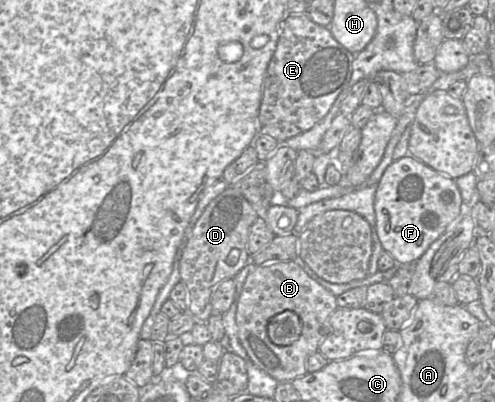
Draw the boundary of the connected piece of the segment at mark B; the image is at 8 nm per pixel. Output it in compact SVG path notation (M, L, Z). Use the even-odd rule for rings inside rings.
M285 261L257 266L246 277L242 291L237 299L235 320L238 327L238 338L255 366L278 382L291 382L307 373L306 361L310 355L318 352L320 341L324 335L324 325L337 308L336 296L313 280L297 262ZM283 311L294 312L301 322L301 333L298 339L288 346L274 344L267 334L269 320Z

